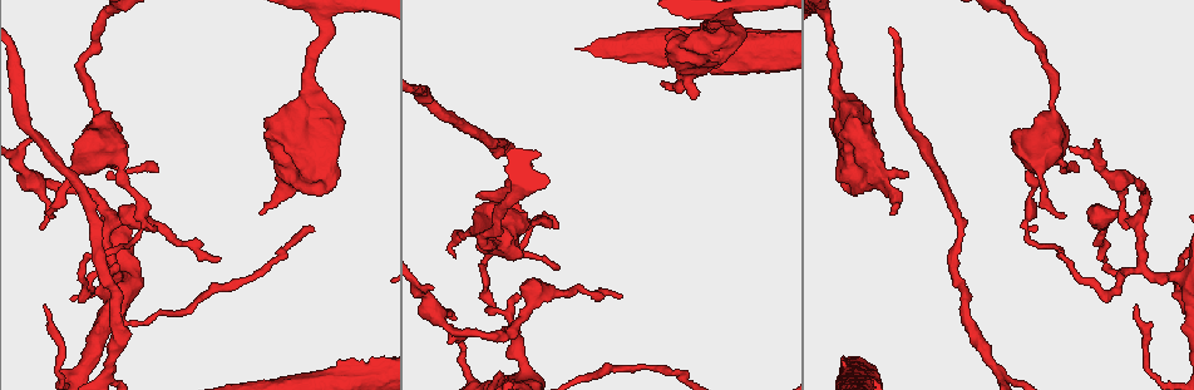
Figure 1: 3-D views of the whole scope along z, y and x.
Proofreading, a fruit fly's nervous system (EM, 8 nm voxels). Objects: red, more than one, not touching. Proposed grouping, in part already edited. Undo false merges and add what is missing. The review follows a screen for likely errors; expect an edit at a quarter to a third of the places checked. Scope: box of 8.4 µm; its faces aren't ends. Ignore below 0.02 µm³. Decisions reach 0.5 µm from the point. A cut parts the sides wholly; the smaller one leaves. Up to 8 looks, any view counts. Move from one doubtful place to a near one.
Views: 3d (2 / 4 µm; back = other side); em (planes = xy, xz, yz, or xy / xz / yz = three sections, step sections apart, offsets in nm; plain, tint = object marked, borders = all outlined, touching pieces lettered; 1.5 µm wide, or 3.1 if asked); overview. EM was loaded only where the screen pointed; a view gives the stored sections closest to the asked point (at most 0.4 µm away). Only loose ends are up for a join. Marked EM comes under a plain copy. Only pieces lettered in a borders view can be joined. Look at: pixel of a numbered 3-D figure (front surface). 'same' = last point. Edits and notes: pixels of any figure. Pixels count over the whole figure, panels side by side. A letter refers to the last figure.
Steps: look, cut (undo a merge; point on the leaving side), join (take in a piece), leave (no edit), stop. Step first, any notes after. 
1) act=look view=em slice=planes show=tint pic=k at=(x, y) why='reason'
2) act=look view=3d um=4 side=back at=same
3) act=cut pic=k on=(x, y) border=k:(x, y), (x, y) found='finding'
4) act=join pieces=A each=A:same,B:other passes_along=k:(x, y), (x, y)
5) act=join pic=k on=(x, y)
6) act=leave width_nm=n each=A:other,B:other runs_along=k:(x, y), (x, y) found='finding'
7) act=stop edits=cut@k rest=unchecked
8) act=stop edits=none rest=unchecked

act=look view=3d um=2 pic=1 at=(889, 215) why='an open end'

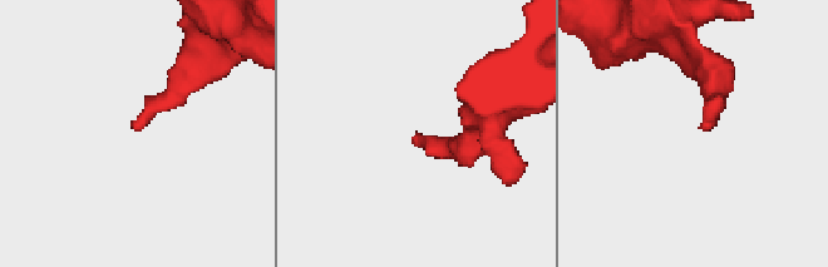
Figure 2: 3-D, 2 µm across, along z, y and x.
act=look view=em slice=planes show=borders pic=2 at=(417, 133) why='now the EM'

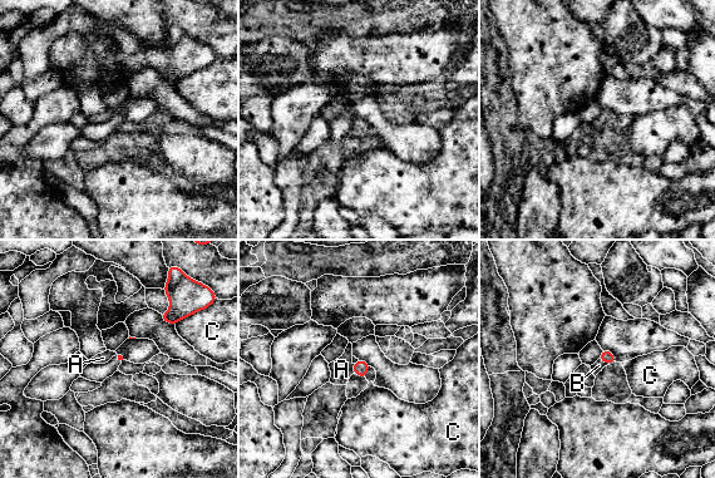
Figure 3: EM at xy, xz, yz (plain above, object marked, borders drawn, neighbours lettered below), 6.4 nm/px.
act=join pieces=B each=A:other,B:same,C:other passes_along=3:(606, 356), (603, 361), (598, 365) found='it goes on there'

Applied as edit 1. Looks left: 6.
act=look view=overview why='see it whole again'

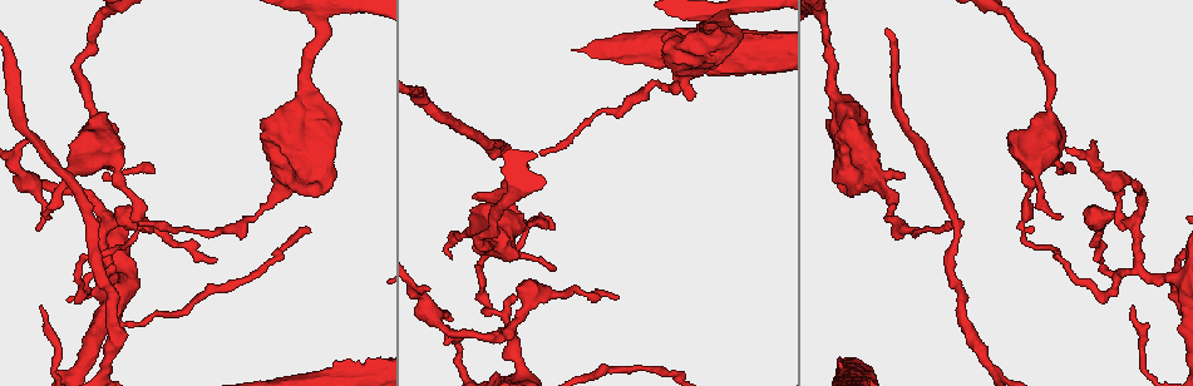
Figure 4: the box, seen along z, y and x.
act=look view=em slice=planes show=borders pic=4 at=(747, 40) why='thick turns thin'

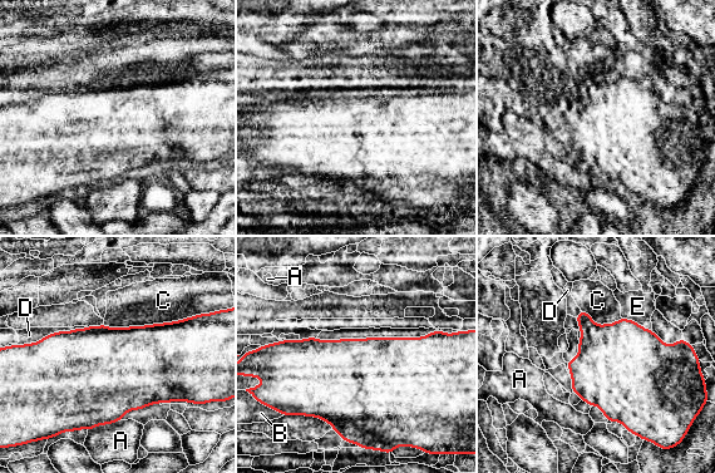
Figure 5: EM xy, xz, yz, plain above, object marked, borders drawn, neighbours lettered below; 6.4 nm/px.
act=leave width_nm=320 each=A:other,B:other,C:other,D:other,E:other border=5:(185, 318), (143, 325), (103, 324) found='one cell here'

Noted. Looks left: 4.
act=stop edits=join@3 rest=unchecked

